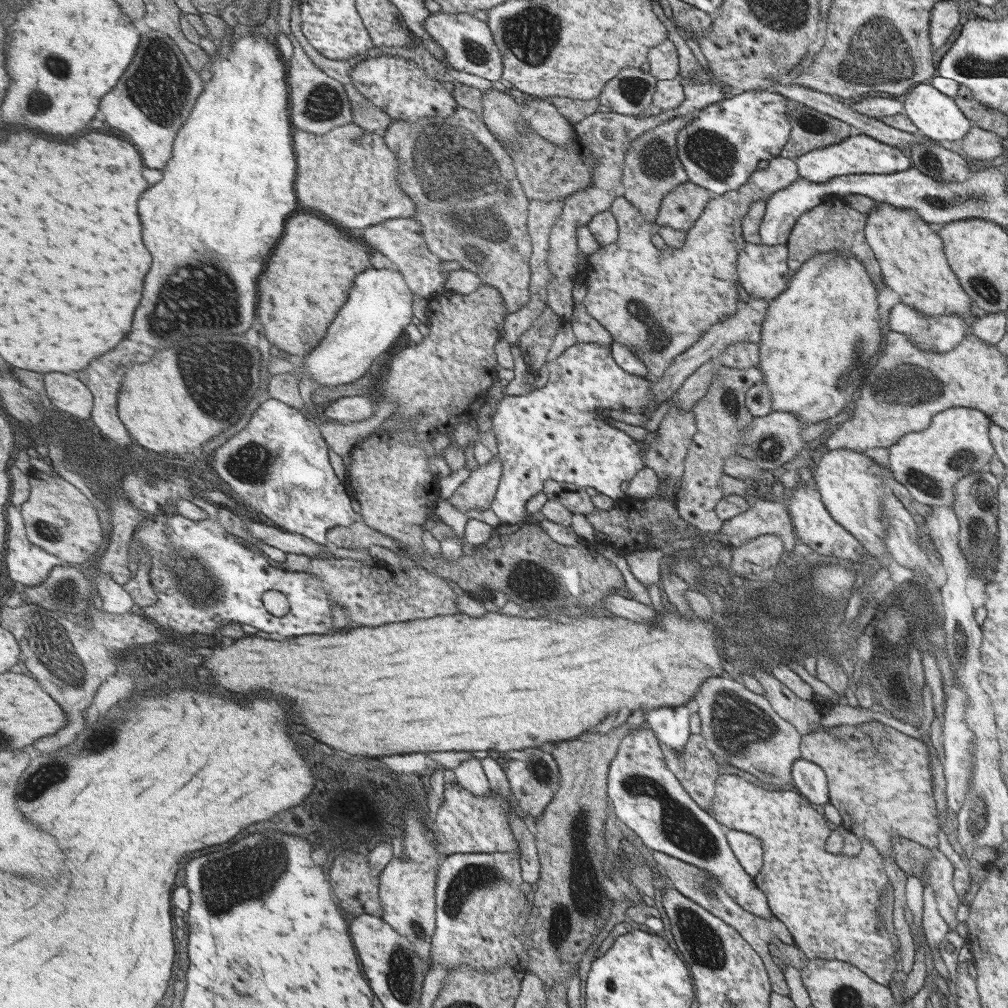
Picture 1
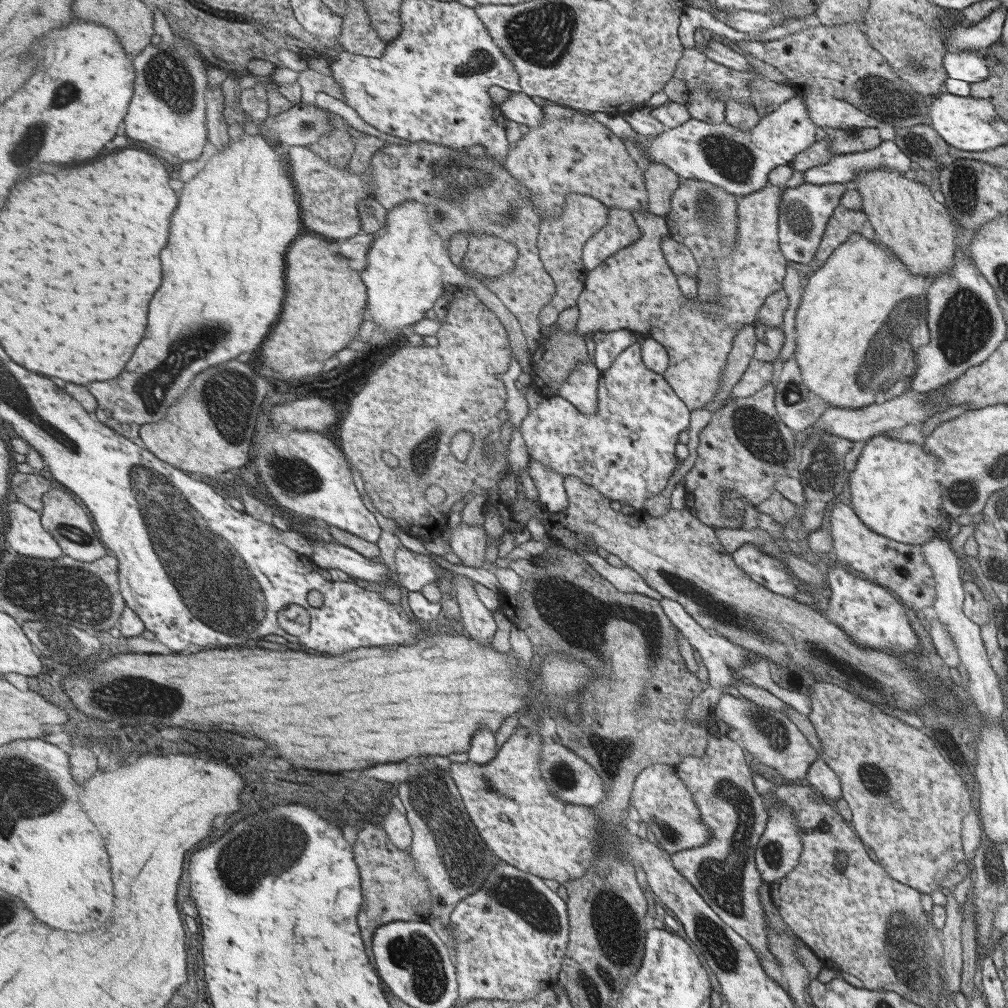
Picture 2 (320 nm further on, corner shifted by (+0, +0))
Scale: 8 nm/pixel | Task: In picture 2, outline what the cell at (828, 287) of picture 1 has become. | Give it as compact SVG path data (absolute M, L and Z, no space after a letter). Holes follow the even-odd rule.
M851 234L832 254L825 259L816 271L810 272L807 285L801 290L800 301L794 316L795 350L793 360L797 362L800 371L800 386L821 398L823 402L839 408L865 408L867 405L876 404L883 398L883 393L891 388L897 380L905 380L914 377L917 372L917 360L915 353L923 344L929 343L929 332L927 332L927 286L931 279L925 275L916 275L908 271L908 268L898 259L898 256L888 248L879 248L869 242L862 234Z

